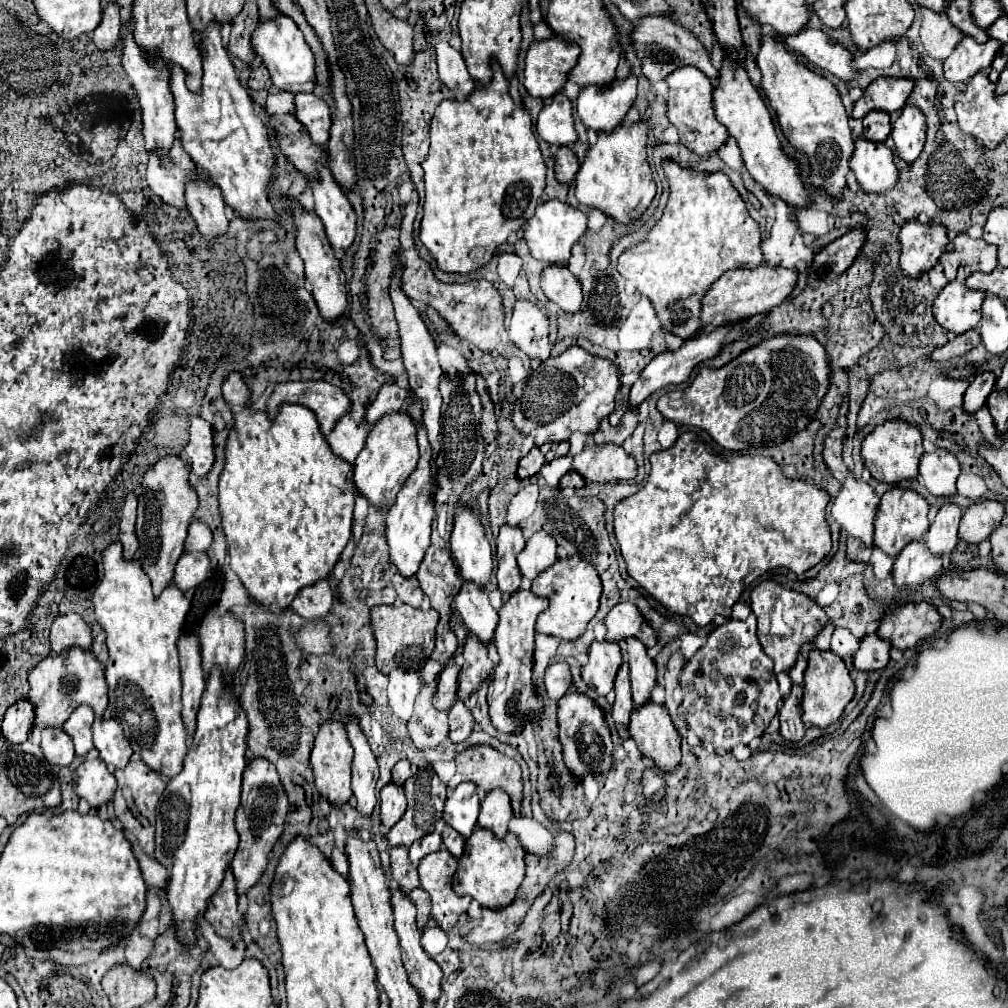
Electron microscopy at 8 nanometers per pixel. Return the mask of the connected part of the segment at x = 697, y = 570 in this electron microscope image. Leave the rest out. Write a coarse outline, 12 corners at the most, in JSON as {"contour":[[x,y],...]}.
{"contour":[[697,433],[615,507],[635,579],[699,627],[831,551],[827,491]]}

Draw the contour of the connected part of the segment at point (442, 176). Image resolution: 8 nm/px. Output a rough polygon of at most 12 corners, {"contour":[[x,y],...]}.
{"contour":[[493,81],[435,109],[419,237],[441,271],[487,265],[547,167]]}

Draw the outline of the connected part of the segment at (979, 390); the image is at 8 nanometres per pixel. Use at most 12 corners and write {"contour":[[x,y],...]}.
{"contour":[[995,375],[973,377],[963,397],[965,413],[975,413],[993,391]]}

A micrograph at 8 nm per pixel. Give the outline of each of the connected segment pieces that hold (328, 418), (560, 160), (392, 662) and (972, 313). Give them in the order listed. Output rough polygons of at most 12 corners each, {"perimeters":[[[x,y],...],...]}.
{"perimeters":[[[327,381],[277,383],[267,403],[299,403],[323,435],[351,411],[345,391]],[[571,147],[555,153],[555,177],[571,183],[579,171],[577,155]],[[371,609],[377,669],[419,671],[435,647],[439,613]],[[961,267],[933,303],[935,321],[961,335],[981,321],[985,293]]]}

